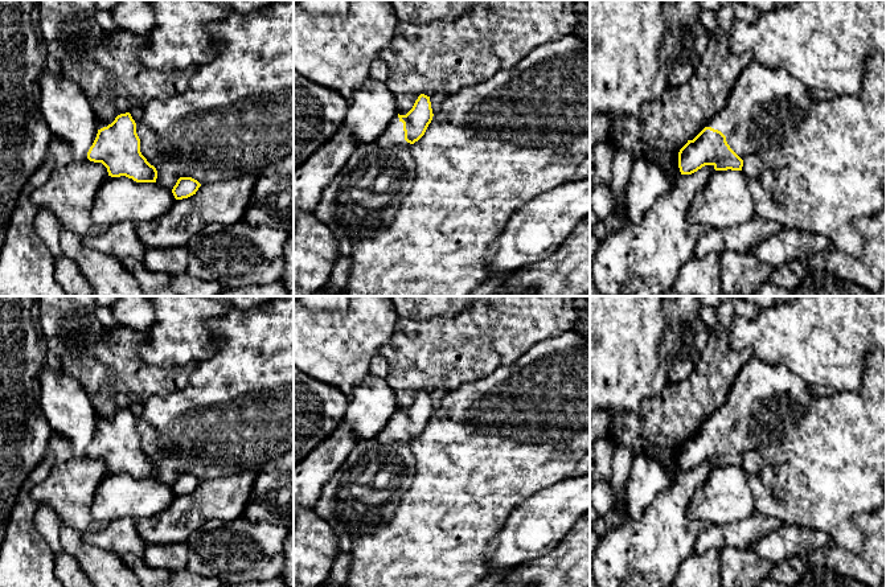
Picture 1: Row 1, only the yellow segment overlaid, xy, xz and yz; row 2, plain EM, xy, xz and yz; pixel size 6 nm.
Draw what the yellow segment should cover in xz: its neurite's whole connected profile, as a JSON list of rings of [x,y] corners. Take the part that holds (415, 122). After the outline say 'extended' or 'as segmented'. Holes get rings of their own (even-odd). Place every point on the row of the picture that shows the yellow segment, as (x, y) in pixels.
[[[421,94],[413,108],[406,115],[398,114],[374,141],[360,143],[324,189],[313,213],[332,230],[342,255],[350,255],[356,243],[374,237],[395,217],[415,175],[410,148],[424,135],[432,116],[430,97]]]; extended

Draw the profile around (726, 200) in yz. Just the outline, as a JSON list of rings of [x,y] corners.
[[[715,171],[690,206],[689,221],[711,227],[742,225],[756,215],[747,176],[742,171]]]

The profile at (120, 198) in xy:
[[[108,176],[94,198],[91,217],[103,229],[118,222],[136,225],[161,217],[176,201],[172,190],[159,182]]]

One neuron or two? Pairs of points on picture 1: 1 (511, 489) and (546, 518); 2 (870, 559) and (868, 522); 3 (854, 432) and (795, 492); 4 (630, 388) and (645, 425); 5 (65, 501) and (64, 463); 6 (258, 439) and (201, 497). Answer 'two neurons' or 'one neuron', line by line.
1: two neurons
2: one neuron
3: one neuron
4: two neurons
5: one neuron
6: two neurons

